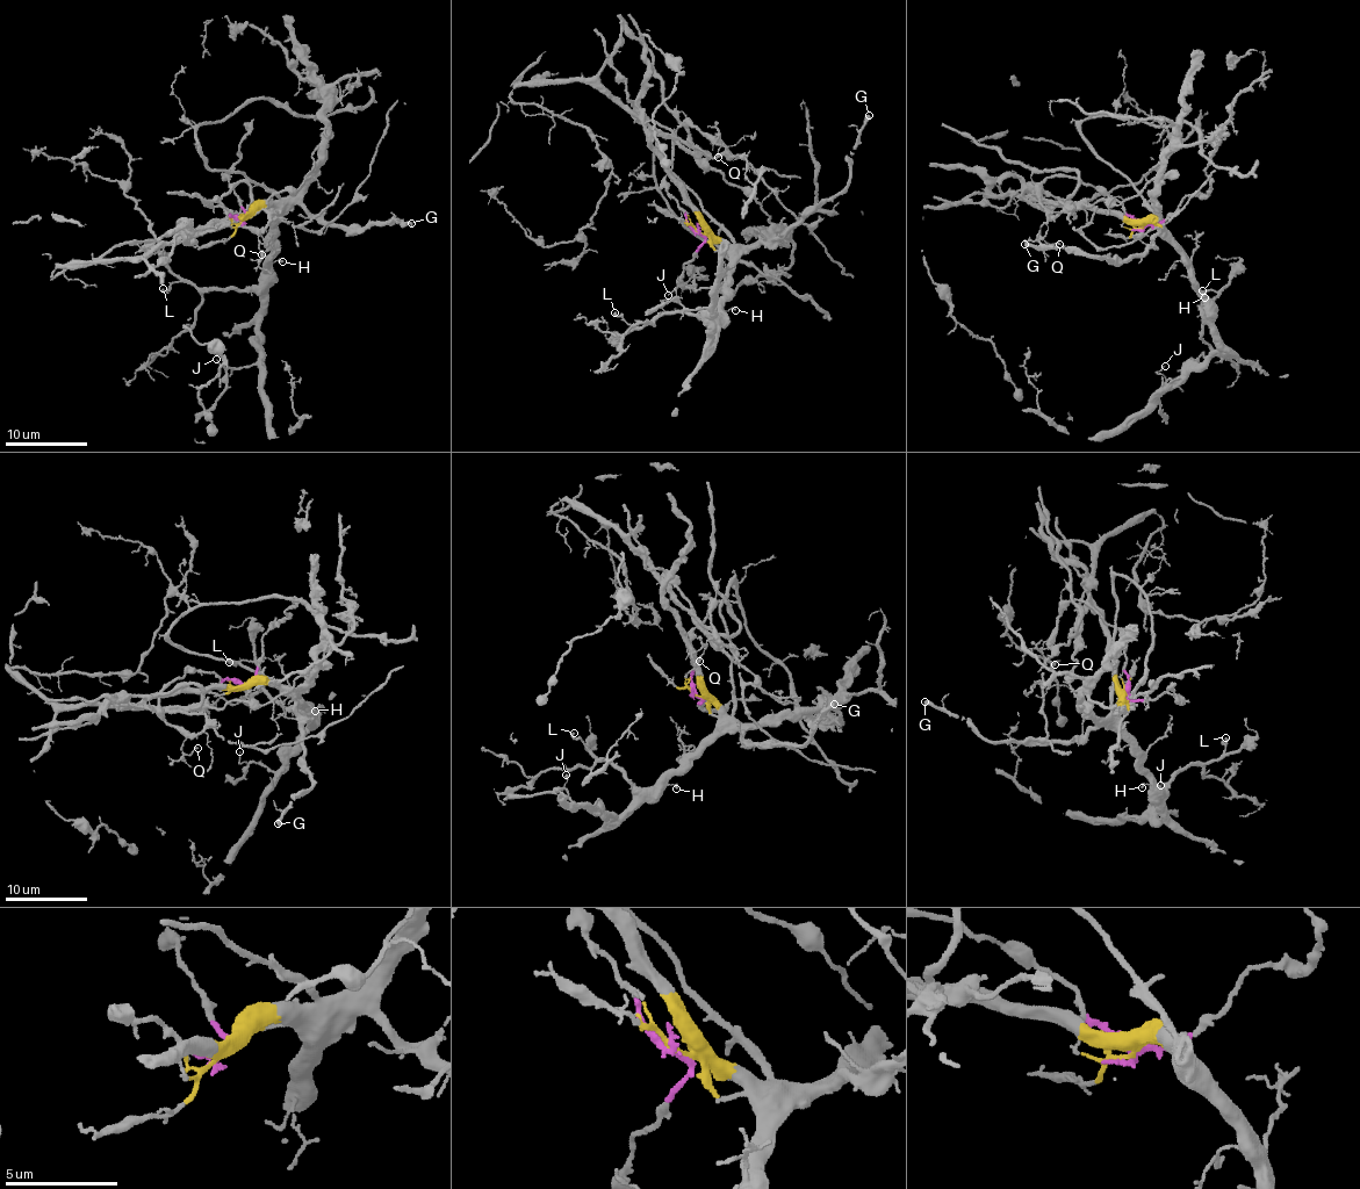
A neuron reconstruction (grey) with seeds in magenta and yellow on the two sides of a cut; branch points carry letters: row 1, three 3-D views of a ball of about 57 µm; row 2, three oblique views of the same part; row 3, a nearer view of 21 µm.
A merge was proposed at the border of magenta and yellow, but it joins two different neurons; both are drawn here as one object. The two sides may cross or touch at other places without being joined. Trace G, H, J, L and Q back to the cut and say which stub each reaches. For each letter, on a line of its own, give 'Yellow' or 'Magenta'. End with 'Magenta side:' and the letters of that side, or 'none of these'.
G: Yellow
H: Yellow
J: Yellow
L: Yellow
Q: Magenta
Magenta side: Q

